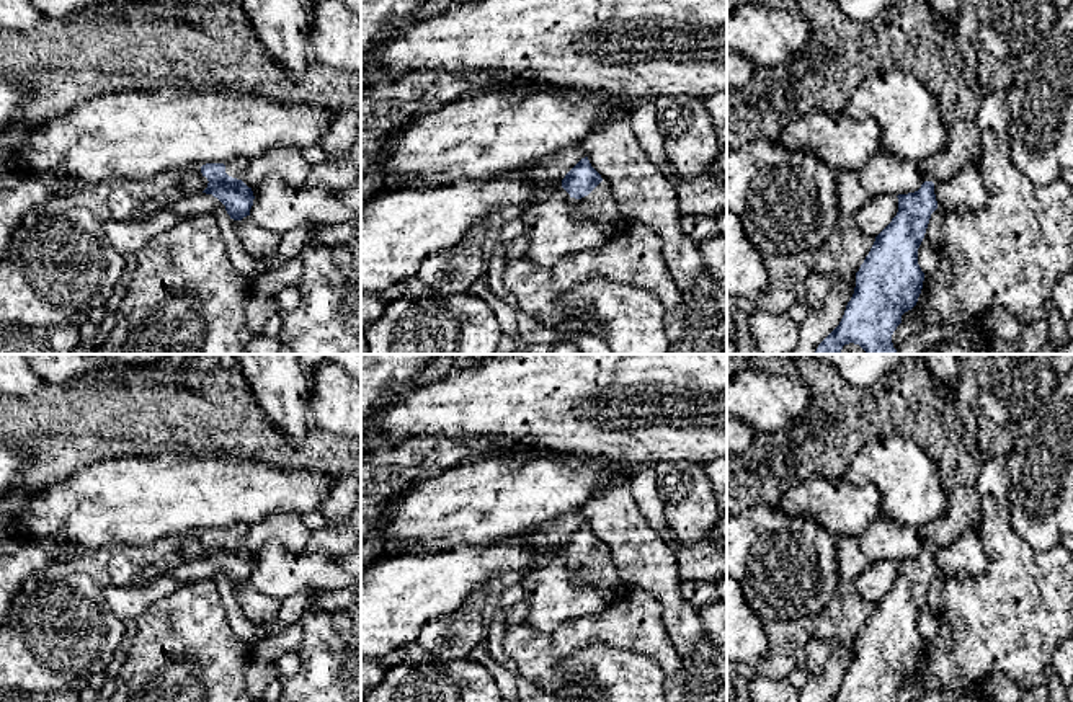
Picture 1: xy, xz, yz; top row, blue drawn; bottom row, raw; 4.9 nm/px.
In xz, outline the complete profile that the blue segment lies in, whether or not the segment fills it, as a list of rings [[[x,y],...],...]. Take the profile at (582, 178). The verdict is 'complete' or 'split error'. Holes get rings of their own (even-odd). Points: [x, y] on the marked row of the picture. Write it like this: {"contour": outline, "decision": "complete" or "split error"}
{"contour": [[[588,157],[581,158],[562,180],[562,188],[575,198],[575,219],[594,222],[599,227],[616,227],[621,233],[627,222],[601,175]]], "decision": "split error"}

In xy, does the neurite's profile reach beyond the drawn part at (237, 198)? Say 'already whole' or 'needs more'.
needs more

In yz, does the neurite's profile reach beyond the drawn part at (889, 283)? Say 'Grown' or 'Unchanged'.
Unchanged

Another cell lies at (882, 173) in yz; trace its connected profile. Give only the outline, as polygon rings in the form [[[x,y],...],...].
[[[877,152],[859,170],[836,171],[836,207],[839,227],[851,225],[857,211],[884,194],[908,194],[933,181],[923,165],[911,163],[887,152]]]

